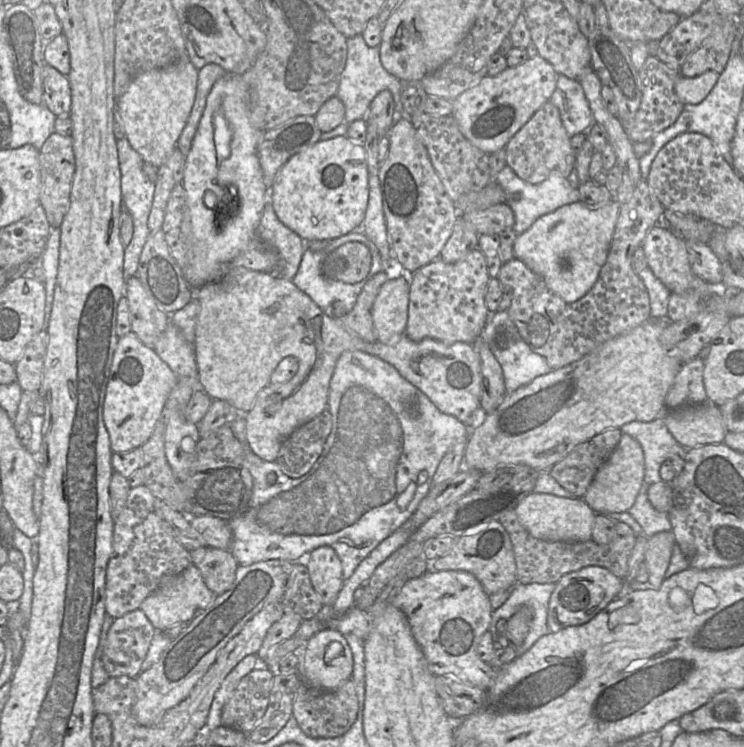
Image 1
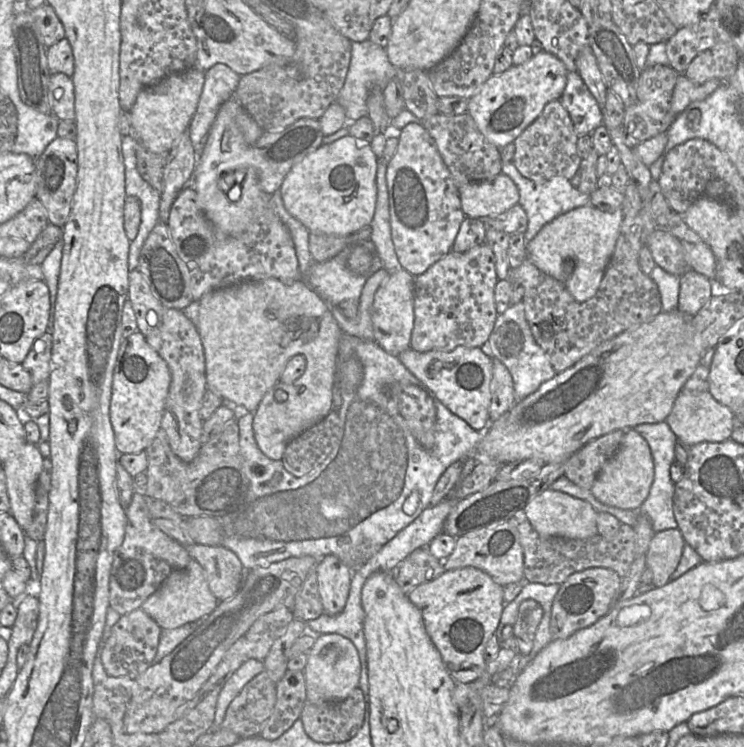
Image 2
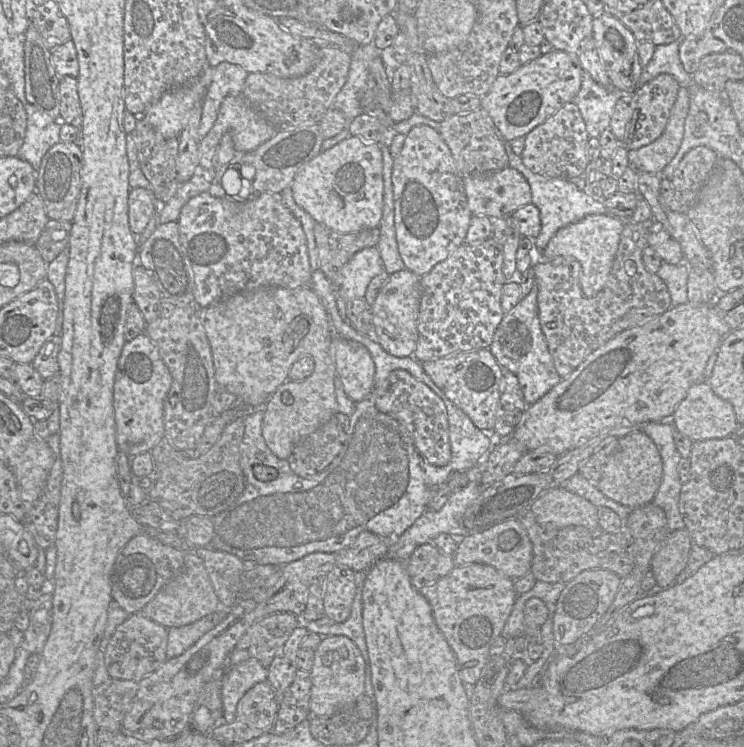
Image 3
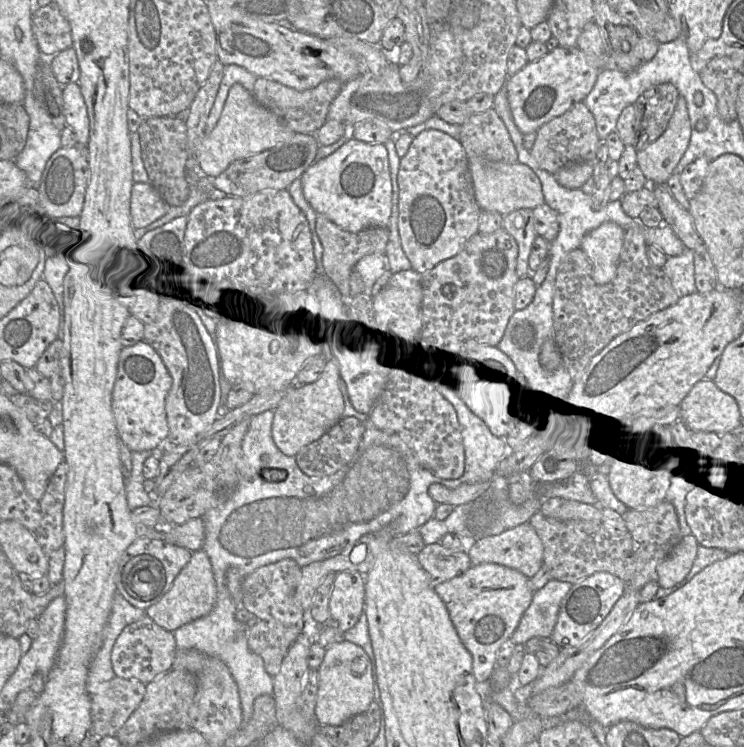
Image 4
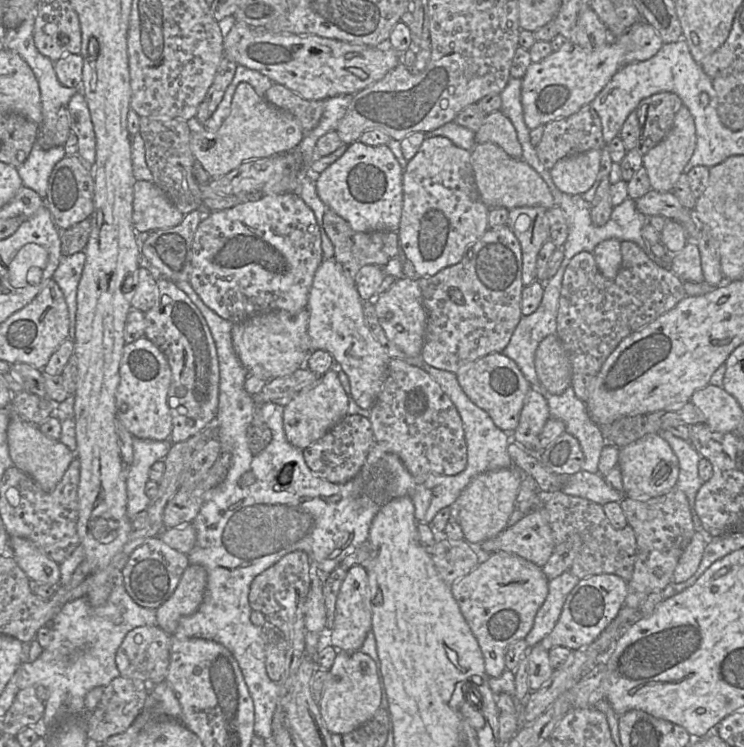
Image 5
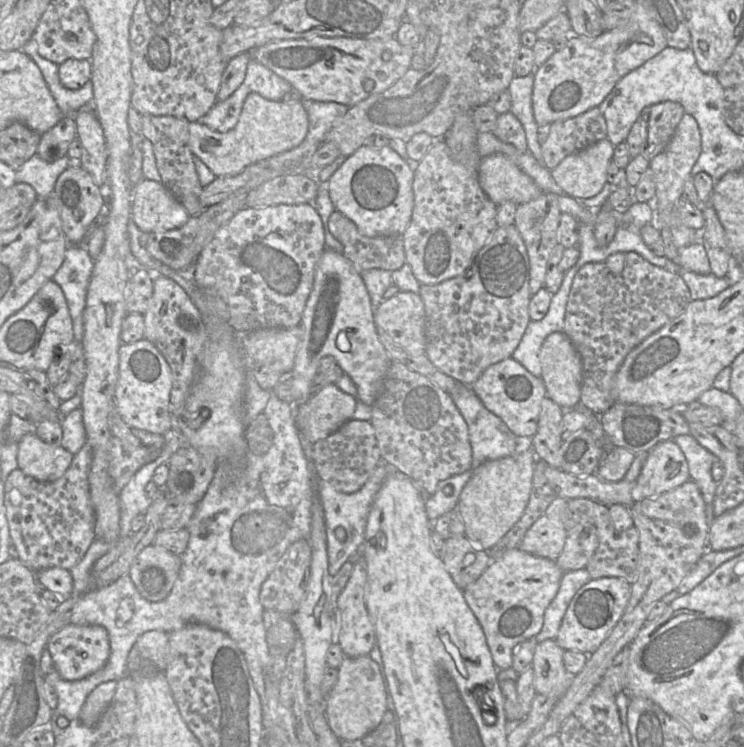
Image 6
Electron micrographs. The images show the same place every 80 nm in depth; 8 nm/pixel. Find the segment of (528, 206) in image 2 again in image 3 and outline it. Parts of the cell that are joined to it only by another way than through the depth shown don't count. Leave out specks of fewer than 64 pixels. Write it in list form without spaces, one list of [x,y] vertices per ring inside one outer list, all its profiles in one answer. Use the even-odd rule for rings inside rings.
[[[509,141],[505,142],[505,148],[509,157],[509,166],[521,172],[527,179],[531,188],[531,203],[540,211],[541,231],[534,240],[534,245],[539,251],[543,252],[550,239],[559,229],[578,222],[588,215],[607,213],[603,201],[597,201],[590,197],[571,181],[562,178],[544,177],[533,173],[523,164],[521,156],[513,153]]]

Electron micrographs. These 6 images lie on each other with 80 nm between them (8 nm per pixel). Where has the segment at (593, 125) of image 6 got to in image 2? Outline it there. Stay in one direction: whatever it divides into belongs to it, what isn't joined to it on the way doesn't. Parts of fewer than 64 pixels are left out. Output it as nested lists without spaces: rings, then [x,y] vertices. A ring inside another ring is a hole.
[[[560,101],[549,102],[540,115],[515,139],[515,154],[512,162],[522,176],[535,183],[544,183],[554,176],[563,176],[570,180],[579,170],[582,158],[577,153],[578,135],[568,111]]]

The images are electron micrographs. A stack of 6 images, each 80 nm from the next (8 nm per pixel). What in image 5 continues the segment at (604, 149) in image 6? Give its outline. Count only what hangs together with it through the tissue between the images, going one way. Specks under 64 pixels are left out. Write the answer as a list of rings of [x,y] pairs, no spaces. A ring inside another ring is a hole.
[[[591,149],[560,159],[550,170],[555,185],[568,194],[583,194],[596,181],[601,149]]]

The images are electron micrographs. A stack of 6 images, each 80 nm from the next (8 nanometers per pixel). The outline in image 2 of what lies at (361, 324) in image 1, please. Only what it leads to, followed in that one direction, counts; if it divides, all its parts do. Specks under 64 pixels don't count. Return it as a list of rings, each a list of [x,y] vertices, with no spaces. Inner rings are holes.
[[[382,267],[366,281],[358,301],[358,313],[355,318],[346,318],[336,306],[332,306],[331,315],[342,332],[367,341],[374,341],[372,305],[377,290],[388,277],[389,273]]]

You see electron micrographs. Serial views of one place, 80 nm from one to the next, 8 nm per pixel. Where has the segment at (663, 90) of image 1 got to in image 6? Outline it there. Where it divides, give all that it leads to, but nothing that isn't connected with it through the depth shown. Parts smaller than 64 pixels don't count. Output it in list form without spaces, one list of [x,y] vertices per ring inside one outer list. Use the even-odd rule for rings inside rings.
[[[663,101],[645,107],[640,117],[647,122],[647,139],[641,154],[651,160],[662,152],[684,114],[683,106],[674,101]]]

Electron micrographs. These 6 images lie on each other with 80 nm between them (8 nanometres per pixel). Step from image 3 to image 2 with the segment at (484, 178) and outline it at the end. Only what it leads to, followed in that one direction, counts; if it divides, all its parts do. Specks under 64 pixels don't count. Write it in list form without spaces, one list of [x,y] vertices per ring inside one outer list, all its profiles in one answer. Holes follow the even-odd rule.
[[[506,174],[492,180],[472,182],[459,188],[461,208],[466,218],[497,216],[519,202],[519,190]]]

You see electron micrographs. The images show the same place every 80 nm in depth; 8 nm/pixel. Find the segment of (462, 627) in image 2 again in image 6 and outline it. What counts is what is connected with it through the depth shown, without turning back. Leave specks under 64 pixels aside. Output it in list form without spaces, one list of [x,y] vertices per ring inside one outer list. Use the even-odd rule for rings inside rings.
[[[511,549],[500,558],[491,560],[481,576],[463,590],[465,601],[482,627],[492,660],[498,669],[512,668],[513,648],[540,632],[544,612],[558,592],[563,573],[555,560],[535,556],[519,549]]]

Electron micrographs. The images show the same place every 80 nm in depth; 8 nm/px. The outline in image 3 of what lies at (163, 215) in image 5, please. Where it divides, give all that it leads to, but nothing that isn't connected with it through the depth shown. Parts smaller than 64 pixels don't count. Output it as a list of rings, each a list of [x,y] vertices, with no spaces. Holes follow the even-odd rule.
[[[131,189],[128,196],[129,226],[134,236],[144,231],[150,219],[156,213],[154,193],[143,189]]]

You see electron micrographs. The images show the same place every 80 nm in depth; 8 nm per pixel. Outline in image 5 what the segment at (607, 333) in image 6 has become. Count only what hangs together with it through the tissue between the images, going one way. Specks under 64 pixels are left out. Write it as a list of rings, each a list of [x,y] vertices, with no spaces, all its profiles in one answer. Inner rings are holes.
[[[621,242],[621,254],[621,266],[614,279],[605,278],[598,270],[593,255],[585,251],[571,258],[562,278],[555,335],[561,341],[571,363],[571,387],[575,395],[584,403],[588,399],[590,385],[619,343],[671,310],[686,297],[683,282],[670,269],[651,261],[635,243]]]

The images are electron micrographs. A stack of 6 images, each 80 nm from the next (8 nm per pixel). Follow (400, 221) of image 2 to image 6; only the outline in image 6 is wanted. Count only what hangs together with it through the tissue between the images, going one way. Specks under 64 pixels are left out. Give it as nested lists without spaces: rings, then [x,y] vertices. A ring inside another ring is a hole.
[[[437,137],[414,169],[414,208],[411,221],[401,235],[406,263],[421,284],[433,285],[464,275],[480,249],[498,227],[497,205],[480,187],[477,171],[456,162],[450,155],[444,137]]]

